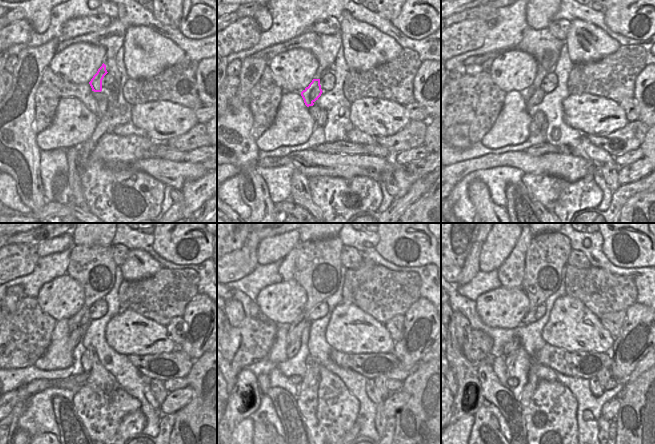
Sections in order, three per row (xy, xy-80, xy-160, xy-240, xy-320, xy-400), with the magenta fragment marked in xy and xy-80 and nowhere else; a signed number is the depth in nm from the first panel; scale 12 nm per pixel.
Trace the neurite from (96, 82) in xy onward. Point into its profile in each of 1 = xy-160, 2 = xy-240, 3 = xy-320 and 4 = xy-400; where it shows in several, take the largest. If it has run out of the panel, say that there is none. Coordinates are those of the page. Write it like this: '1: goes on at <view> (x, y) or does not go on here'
1: goes on at xy-160 (534, 97)
2: goes on at xy-240 (75, 336)
3: goes on at xy-320 (292, 349)
4: goes on at xy-400 (509, 359)

